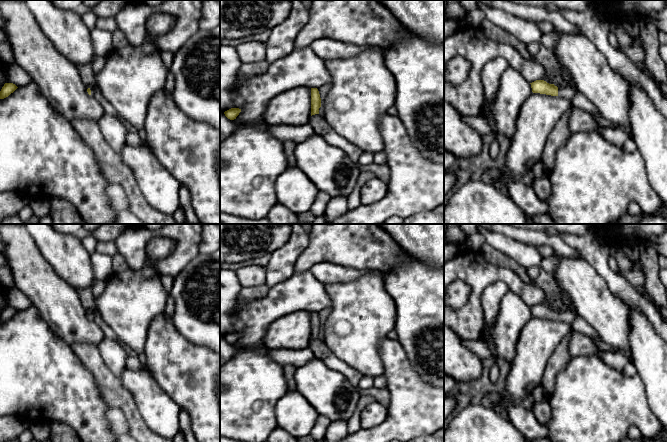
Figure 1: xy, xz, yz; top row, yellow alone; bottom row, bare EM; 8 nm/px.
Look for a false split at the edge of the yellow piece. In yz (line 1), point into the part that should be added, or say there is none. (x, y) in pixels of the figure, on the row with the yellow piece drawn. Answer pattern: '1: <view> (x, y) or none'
1: yz (568, 92)

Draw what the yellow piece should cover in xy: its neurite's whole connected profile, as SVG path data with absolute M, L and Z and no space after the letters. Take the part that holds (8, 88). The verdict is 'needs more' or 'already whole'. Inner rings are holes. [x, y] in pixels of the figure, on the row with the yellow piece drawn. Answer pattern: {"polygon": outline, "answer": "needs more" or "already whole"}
{"polygon": "M5 83L0 91L0 99L8 97L13 93L18 87L13 83Z", "answer": "already whole"}

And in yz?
{"polygon": "M536 80L531 84L533 93L546 94L551 96L560 96L562 98L572 100L577 93L575 86L555 86L554 84L549 84L544 80Z", "answer": "needs more"}

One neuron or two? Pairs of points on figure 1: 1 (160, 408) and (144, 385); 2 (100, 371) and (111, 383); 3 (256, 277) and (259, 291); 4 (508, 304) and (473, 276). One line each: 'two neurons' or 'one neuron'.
1: one neuron
2: one neuron
3: two neurons
4: two neurons

